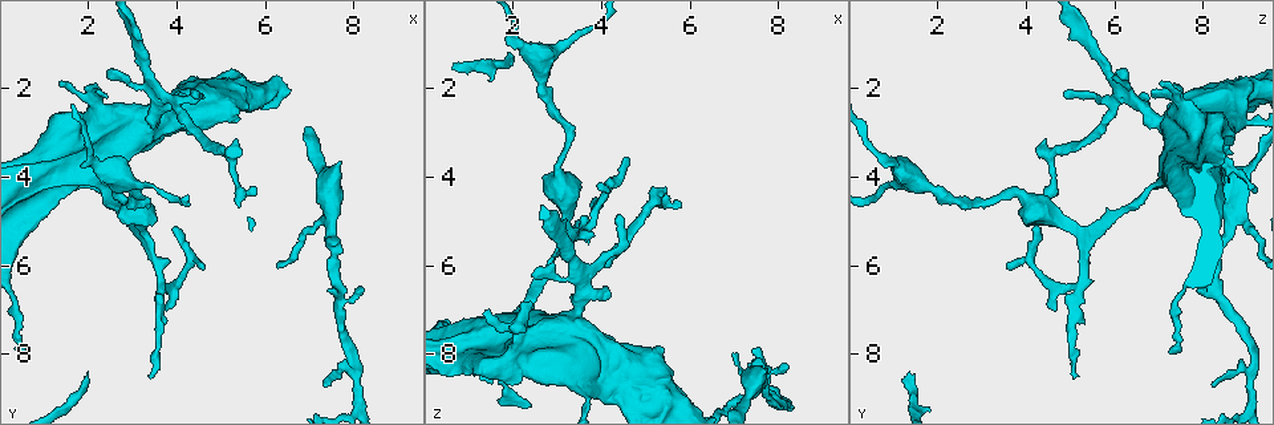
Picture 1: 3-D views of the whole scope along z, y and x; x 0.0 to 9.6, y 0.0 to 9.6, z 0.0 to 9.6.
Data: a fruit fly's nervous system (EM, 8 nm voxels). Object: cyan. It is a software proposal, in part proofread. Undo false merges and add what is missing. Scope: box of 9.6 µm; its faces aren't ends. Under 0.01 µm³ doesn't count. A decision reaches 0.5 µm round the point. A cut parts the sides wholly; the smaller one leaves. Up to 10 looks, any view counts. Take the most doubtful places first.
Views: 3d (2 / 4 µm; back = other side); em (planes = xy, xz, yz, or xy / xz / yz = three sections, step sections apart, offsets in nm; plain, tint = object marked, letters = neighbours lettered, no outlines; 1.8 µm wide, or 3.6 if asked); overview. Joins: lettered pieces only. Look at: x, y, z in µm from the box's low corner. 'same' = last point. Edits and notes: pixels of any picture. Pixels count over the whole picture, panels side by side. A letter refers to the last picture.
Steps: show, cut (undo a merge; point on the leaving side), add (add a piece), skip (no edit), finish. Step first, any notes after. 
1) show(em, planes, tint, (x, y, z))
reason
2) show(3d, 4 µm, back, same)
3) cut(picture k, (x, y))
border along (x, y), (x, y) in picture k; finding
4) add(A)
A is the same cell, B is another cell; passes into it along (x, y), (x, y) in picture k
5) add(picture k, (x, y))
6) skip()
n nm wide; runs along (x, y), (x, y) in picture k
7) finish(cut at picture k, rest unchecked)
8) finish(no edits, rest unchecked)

show(em, planes, letters, (7.75, 3.65, 8.45))
stops while still wide

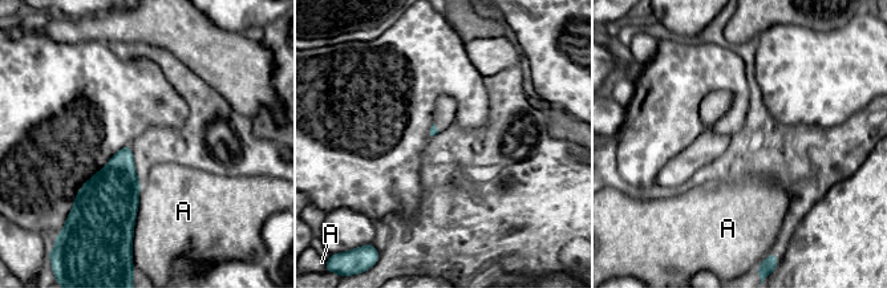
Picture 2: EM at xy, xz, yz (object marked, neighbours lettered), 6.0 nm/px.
skip()
A touches over 300 nm; A is another cell; none of them fits

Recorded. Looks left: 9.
show(3d, 2 µm, (2.10, 2.30, 7.40))
closes a loop

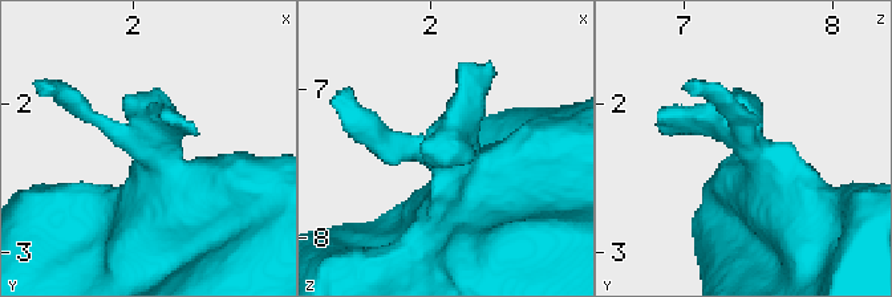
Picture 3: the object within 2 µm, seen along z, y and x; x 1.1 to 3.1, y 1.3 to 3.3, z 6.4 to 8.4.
show(em, xz, step 8, tint, (2.10, 2.24, 7.42))
shape alone is not enough

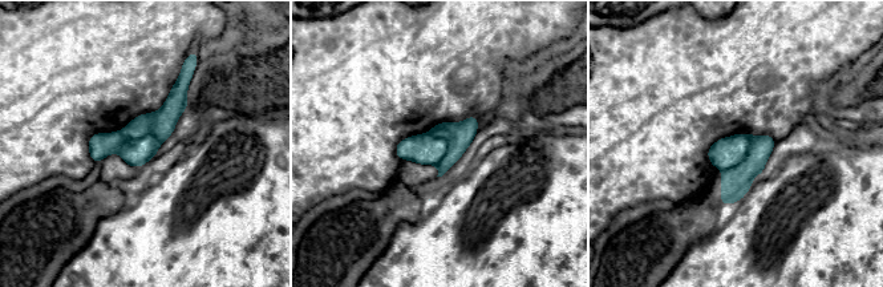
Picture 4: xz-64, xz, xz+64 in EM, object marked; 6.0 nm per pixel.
show(em, planes, letters, same)
another direction

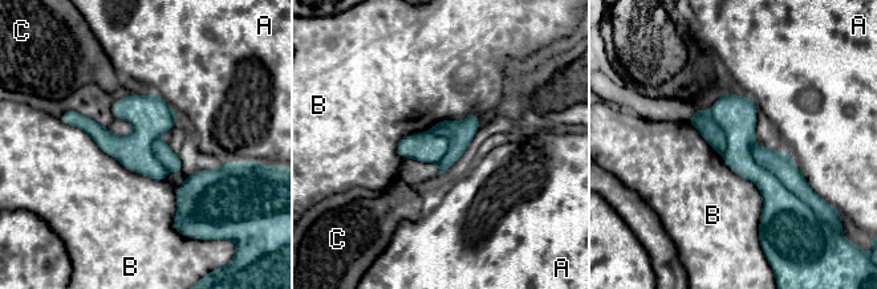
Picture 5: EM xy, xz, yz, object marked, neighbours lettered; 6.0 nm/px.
cut(picture 5, (778, 163))
240 nm wide; A, B and C are other cells; border along (754, 139), (752, 159), (809, 206) in picture 5; a second neuron is stuck on

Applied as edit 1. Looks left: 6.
show(em, planes, letters, (3.60, 2.20, 6.35))
looks like a crossing

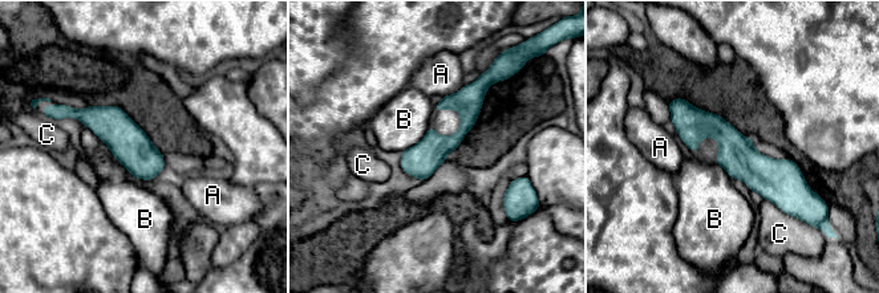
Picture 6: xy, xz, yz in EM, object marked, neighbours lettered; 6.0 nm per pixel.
skip()
200 nm wide; A, B and C are other cells; runs along (672, 104), (802, 190) in picture 6; one neuron here

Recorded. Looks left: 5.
show(em, planes, tint, (8.30, 6.55, 8.25))
branch stops here

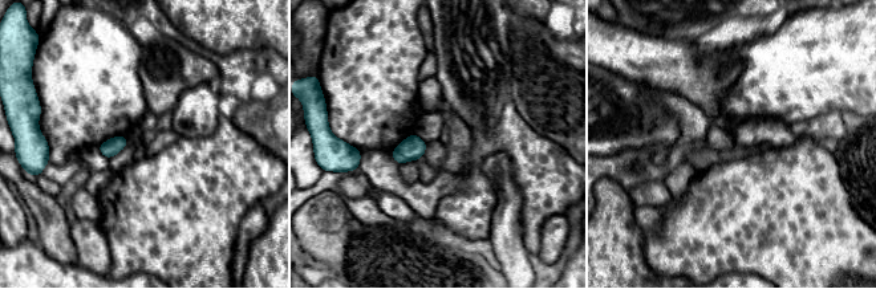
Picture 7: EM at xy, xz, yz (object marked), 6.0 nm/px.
show(em, planes, letters, same)

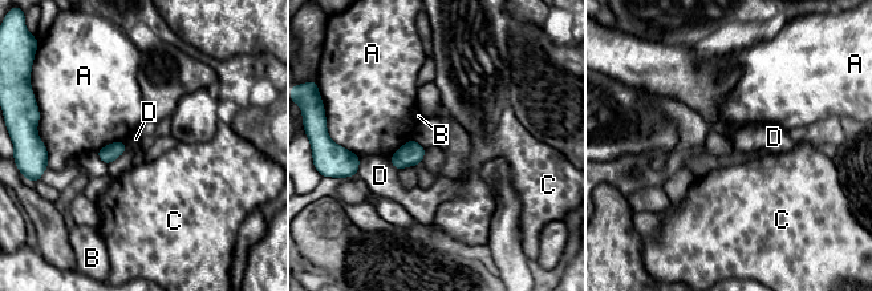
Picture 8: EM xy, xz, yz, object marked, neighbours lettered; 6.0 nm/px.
skip()
A, B, C and D are other cells; border along (360, 157), (356, 174) in picture 8; no lettered piece goes on from it

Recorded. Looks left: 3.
finish(cut at picture 5, rest unchecked)

